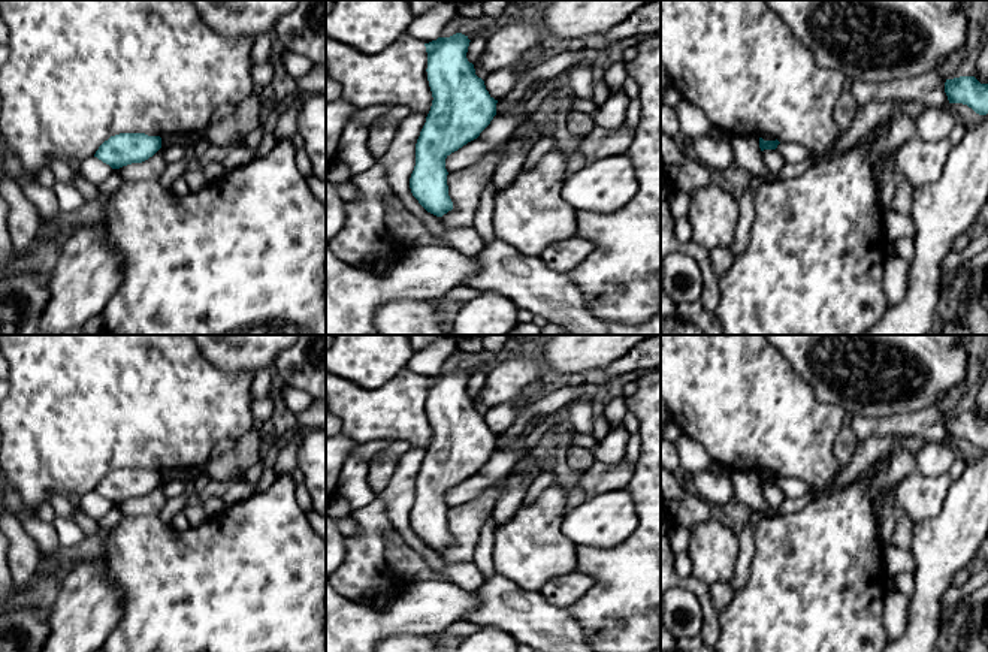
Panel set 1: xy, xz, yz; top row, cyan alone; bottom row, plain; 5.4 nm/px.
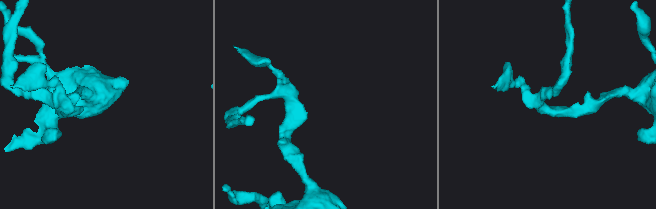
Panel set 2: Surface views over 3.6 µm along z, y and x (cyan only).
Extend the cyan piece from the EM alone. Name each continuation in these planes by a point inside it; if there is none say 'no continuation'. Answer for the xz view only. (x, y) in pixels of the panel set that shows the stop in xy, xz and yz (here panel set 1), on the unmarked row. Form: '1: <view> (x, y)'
no continuation

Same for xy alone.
no continuation

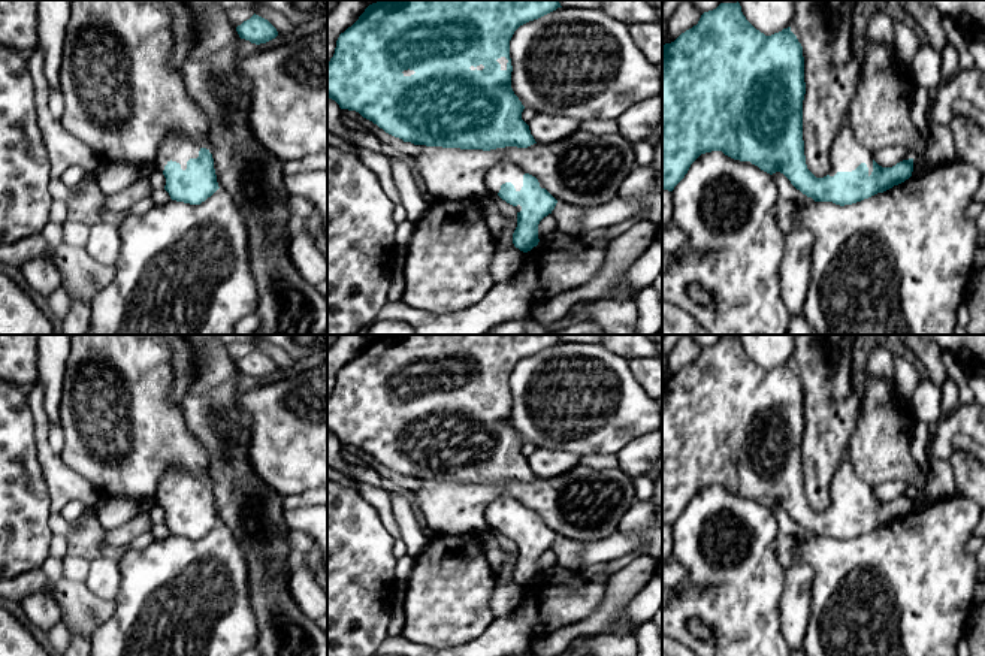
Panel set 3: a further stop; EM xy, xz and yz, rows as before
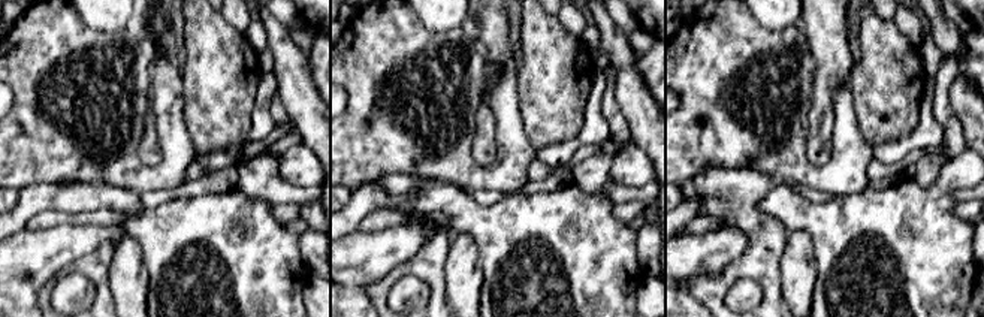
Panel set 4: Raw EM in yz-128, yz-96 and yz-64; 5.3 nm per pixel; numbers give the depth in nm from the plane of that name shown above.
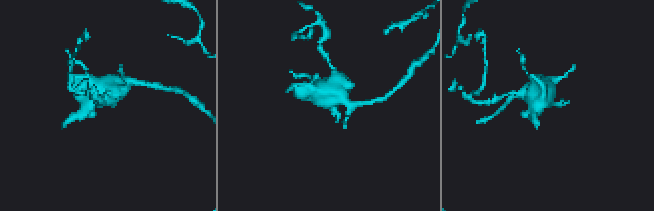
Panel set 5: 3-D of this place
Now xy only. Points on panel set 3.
1: xy (177, 483)

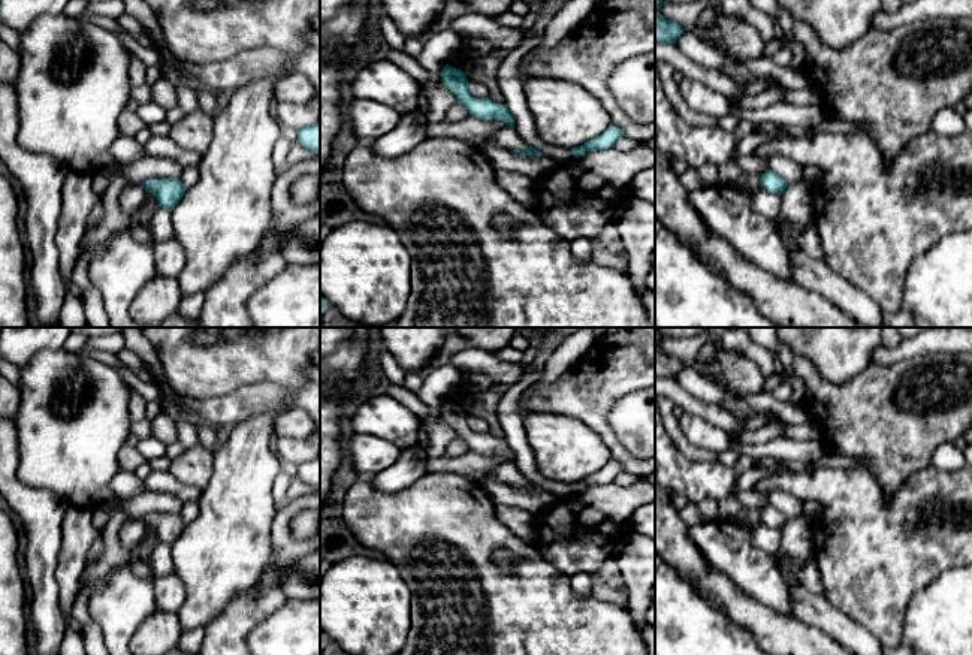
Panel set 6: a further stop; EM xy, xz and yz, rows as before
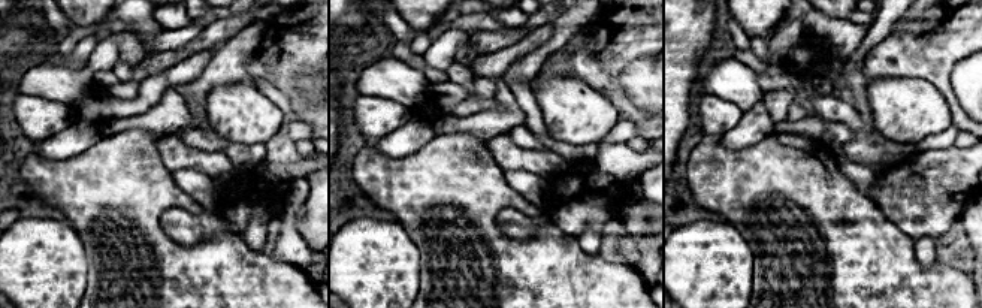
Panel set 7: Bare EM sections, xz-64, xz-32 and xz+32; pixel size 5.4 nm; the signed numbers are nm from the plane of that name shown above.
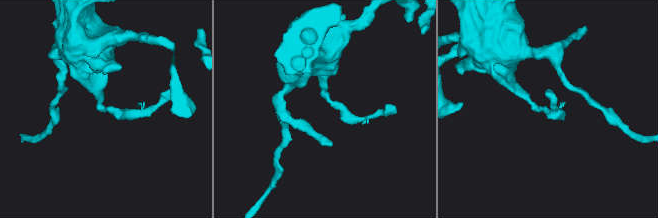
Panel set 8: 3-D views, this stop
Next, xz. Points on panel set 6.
no continuation

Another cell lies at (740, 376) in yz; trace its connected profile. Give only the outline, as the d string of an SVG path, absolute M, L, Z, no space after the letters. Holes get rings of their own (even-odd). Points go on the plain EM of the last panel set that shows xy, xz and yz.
M716 350L716 356L710 363L694 360L692 366L737 399L764 392L766 377L754 360L737 351Z

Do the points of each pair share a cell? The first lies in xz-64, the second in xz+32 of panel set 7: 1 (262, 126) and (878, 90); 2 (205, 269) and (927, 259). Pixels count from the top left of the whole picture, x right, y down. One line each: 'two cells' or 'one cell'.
1: one cell
2: two cells

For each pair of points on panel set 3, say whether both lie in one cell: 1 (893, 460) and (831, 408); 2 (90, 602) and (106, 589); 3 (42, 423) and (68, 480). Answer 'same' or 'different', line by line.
1: different
2: different
3: same

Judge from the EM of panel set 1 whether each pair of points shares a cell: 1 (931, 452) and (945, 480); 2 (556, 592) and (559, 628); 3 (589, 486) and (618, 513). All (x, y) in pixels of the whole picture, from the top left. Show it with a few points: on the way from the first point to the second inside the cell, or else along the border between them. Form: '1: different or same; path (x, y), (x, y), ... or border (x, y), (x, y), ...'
1: different; border (914, 470), (927, 476), (948, 473)
2: different; border (537, 591), (552, 603), (565, 607)
3: different; border (627, 486), (604, 491), (586, 500)

